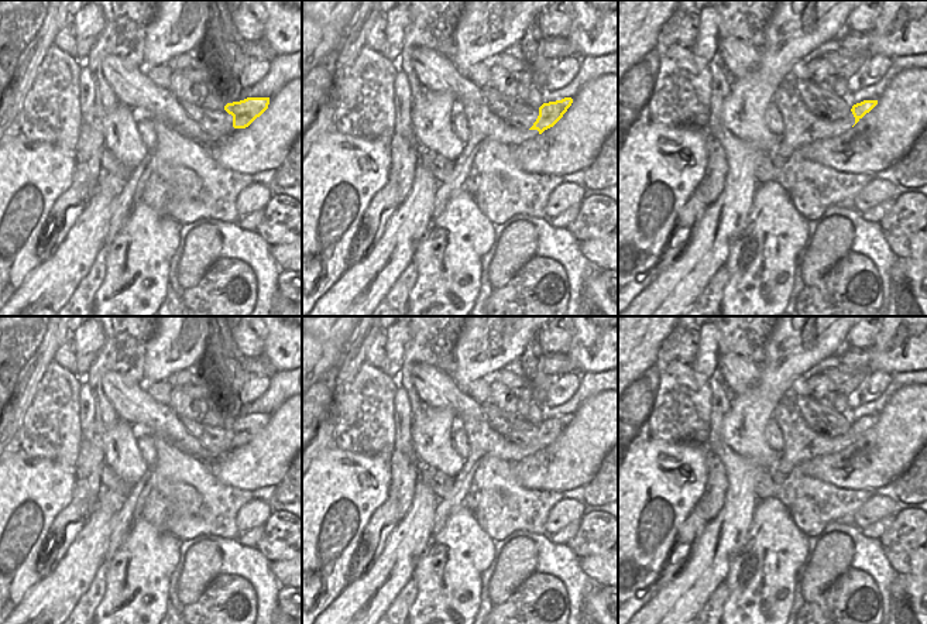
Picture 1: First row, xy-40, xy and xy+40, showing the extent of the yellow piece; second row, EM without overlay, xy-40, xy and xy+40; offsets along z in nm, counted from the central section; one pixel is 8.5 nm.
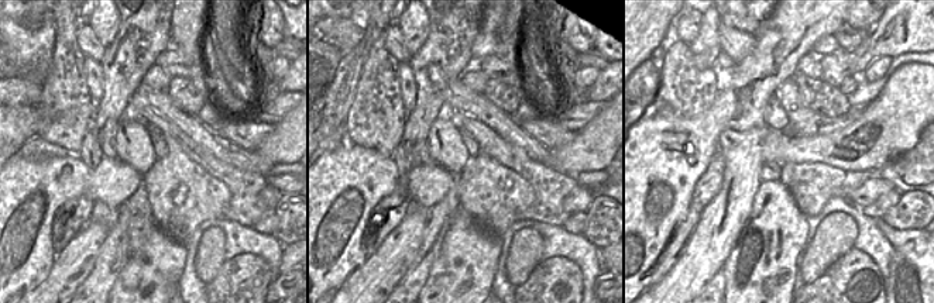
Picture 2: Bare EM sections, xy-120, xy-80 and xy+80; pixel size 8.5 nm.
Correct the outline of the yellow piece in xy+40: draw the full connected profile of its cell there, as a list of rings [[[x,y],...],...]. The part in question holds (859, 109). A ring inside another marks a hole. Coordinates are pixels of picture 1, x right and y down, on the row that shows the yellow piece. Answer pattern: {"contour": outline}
{"contour": [[[787,76],[786,82],[772,96],[772,103],[783,119],[780,145],[776,154],[770,157],[776,174],[799,147],[844,134],[878,104],[878,100],[864,100],[854,104],[845,119],[821,120],[806,107],[793,85],[793,79]]]}

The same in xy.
{"contour": [[[573,99],[543,103],[539,107],[539,116],[531,128],[518,128],[498,117],[490,106],[466,100],[456,103],[467,119],[470,138],[464,143],[460,157],[454,162],[452,175],[439,185],[433,200],[432,219],[437,217],[446,209],[449,200],[459,192],[471,169],[471,162],[478,148],[488,140],[497,140],[508,145],[519,145],[545,130],[553,127],[571,106]]]}

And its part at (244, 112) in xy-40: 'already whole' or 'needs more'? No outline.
already whole

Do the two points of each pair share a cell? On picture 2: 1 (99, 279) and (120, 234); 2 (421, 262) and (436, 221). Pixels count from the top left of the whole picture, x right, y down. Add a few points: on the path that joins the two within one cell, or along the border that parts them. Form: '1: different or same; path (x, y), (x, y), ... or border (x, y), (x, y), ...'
1: same; path (106, 268), (116, 245)
2: same; path (423, 252), (429, 247), (435, 231)

